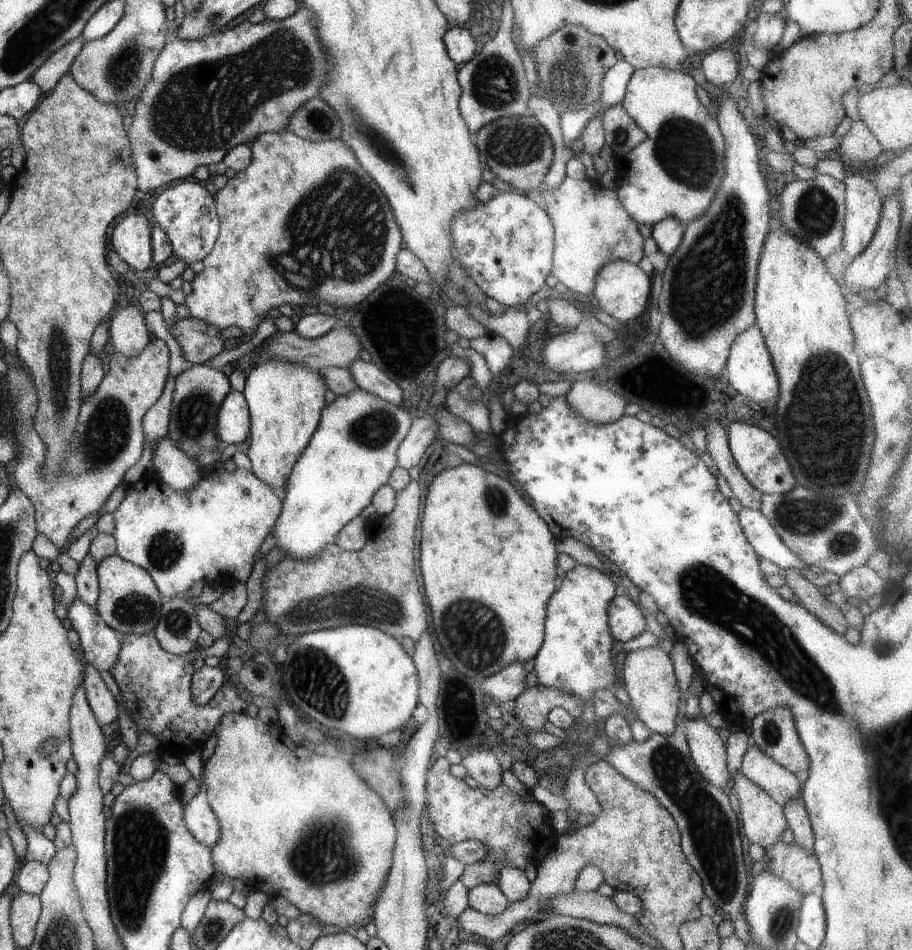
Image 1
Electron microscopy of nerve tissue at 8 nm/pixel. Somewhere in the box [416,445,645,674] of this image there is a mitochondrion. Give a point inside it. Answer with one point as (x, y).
(495, 499)

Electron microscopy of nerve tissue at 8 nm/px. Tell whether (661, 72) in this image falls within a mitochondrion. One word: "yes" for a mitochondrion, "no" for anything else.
no

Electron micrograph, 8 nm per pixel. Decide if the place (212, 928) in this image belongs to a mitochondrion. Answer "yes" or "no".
yes

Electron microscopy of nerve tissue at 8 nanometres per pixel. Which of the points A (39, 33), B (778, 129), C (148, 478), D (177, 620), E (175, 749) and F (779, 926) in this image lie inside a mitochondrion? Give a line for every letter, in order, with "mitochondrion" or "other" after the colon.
A: mitochondrion
B: other
C: other
D: mitochondrion
E: other
F: mitochondrion

